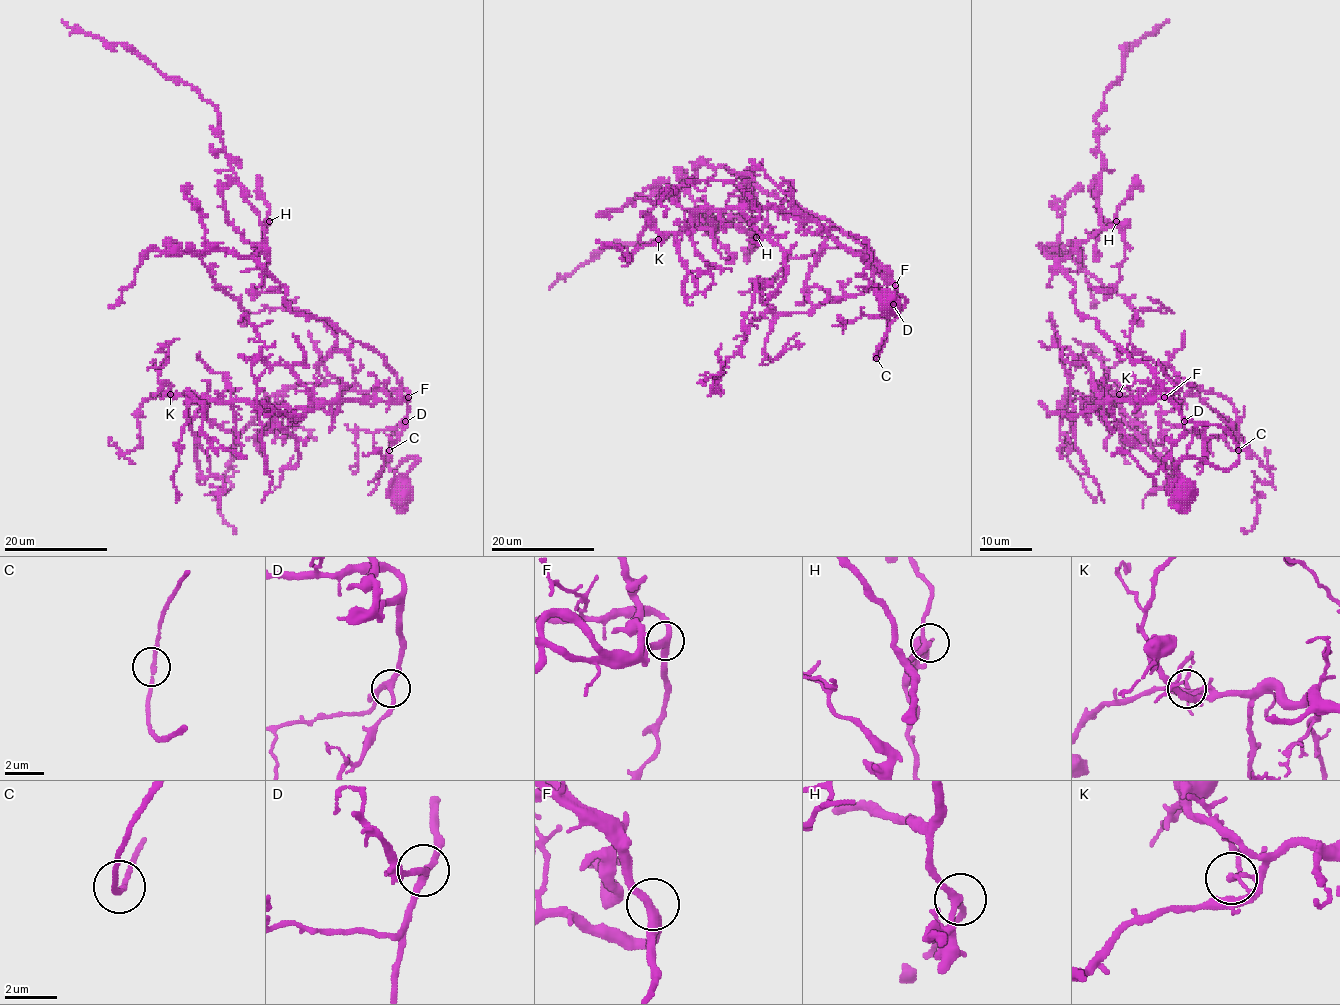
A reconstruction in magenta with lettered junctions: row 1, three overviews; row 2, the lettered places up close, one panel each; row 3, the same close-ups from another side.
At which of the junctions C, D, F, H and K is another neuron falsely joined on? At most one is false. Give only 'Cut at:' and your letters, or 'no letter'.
Cut at: no letter

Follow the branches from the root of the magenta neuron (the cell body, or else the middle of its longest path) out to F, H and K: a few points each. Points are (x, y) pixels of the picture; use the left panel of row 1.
F: (401, 493), (400, 486), (417, 459), (406, 458), (391, 469), (388, 450), (392, 434), (406, 417), (408, 397)
H: (401, 493), (417, 459), (388, 467), (408, 413), (400, 381), (326, 319), (290, 310), (256, 260), (269, 221)
K: (401, 493), (417, 459), (391, 469), (388, 450), (406, 417), (406, 398), (288, 408), (170, 394)

